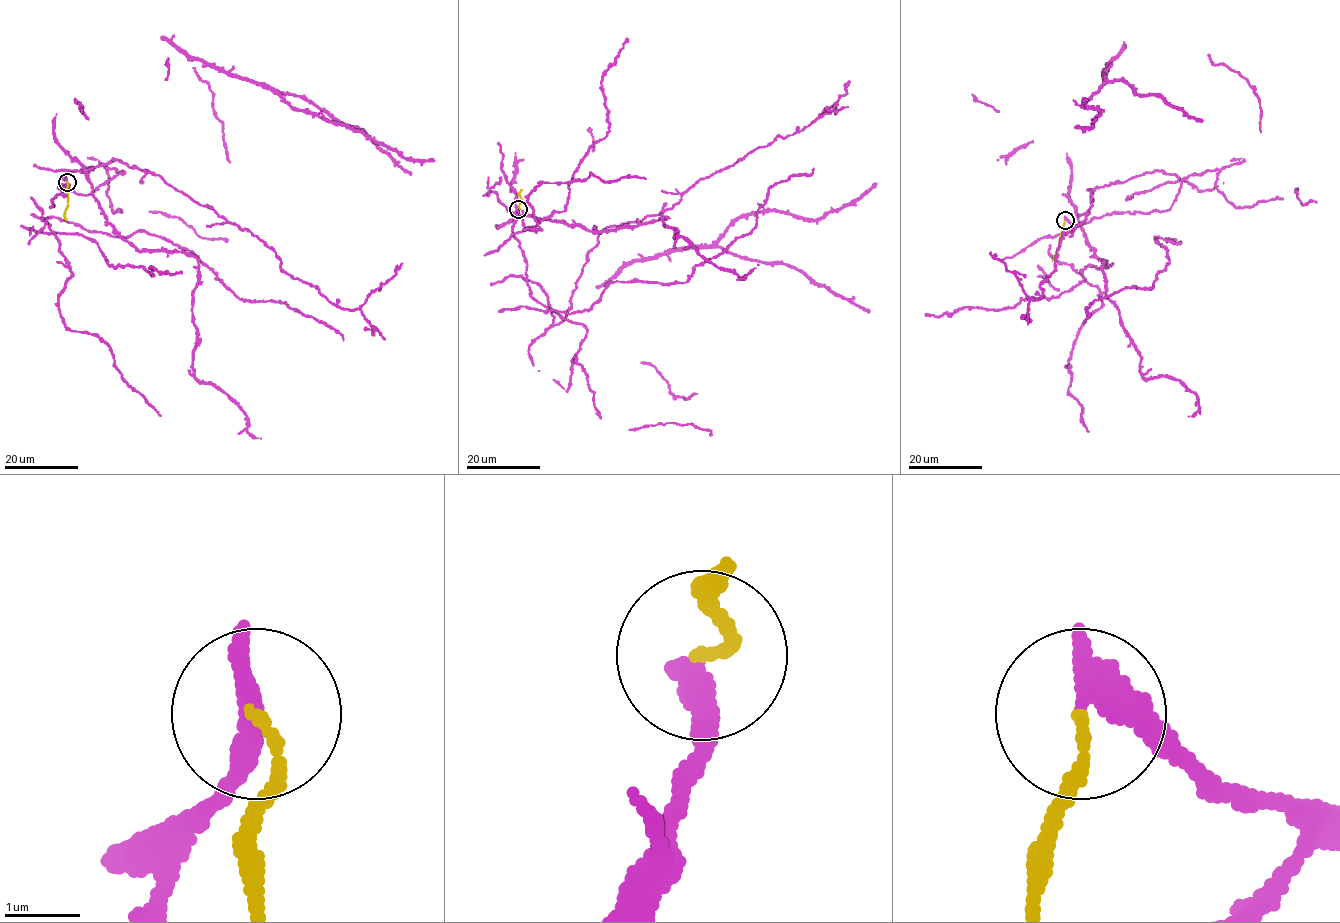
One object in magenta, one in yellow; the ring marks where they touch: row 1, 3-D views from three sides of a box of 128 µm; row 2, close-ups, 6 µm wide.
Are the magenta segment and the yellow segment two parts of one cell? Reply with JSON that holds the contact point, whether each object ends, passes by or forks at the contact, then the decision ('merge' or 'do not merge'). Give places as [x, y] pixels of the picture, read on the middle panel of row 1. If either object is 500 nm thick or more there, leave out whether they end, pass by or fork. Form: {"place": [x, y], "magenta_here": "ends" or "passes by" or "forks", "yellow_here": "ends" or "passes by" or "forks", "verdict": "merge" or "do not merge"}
{"place": [518, 209], "magenta_here": "ends", "yellow_here": "ends", "verdict": "do not merge"}

